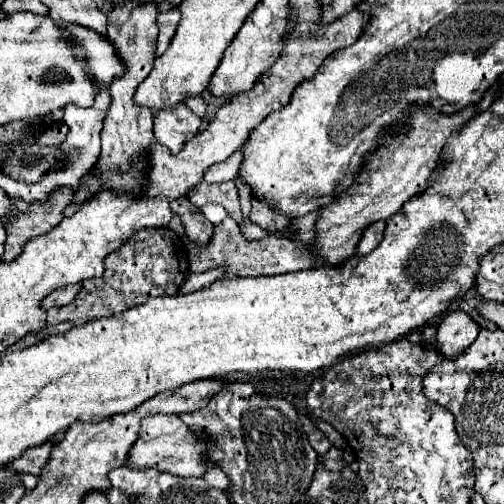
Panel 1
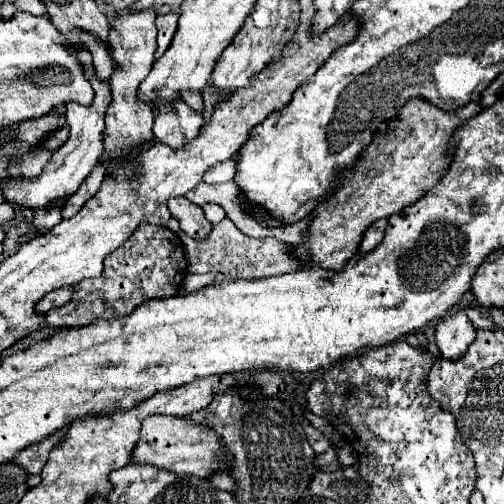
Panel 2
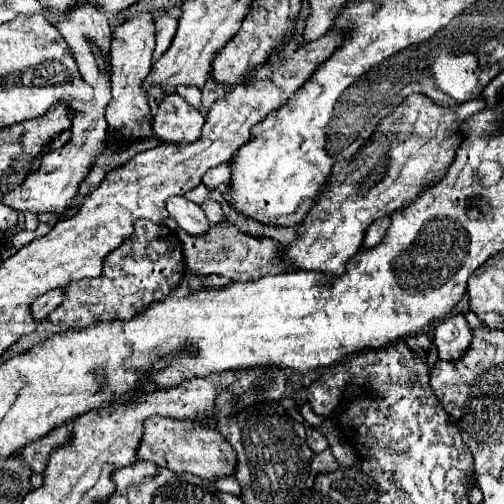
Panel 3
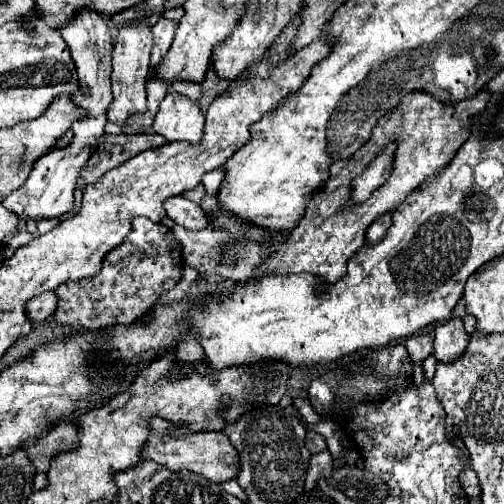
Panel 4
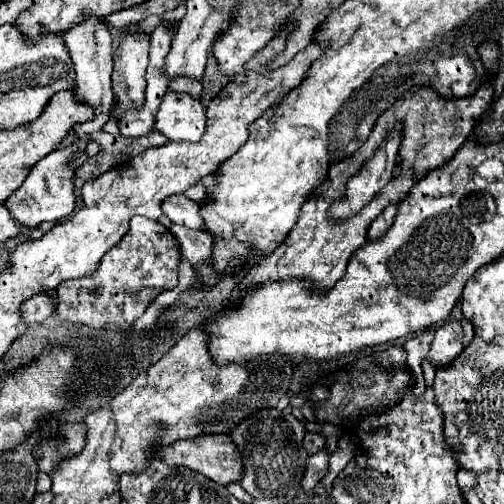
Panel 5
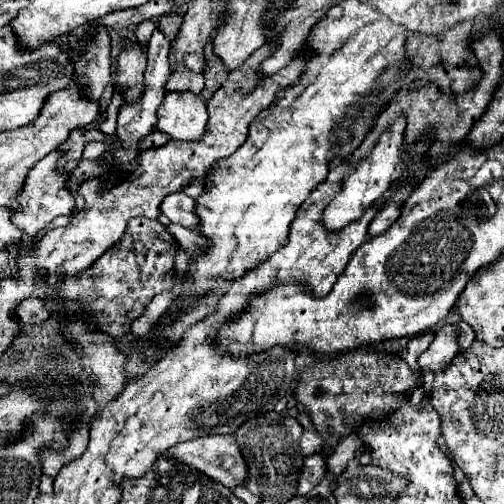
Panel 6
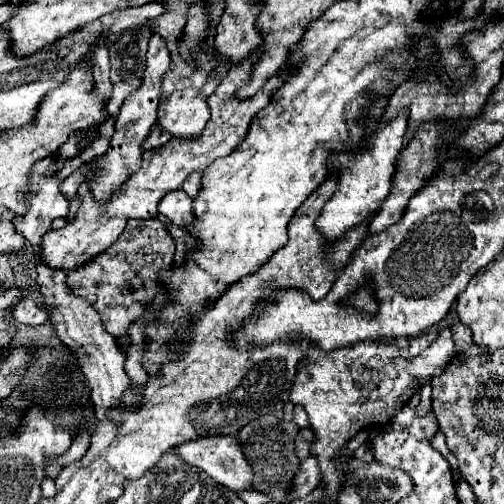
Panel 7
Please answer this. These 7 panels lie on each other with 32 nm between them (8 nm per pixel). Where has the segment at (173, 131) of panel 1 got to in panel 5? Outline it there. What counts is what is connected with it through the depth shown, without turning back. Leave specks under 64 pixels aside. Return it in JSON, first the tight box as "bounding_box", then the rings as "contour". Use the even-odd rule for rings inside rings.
{"bounding_box":[156,92,206,142],"contour":[[[166,92],[156,114],[156,130],[168,140],[198,142],[206,128],[206,110],[200,98]]]}

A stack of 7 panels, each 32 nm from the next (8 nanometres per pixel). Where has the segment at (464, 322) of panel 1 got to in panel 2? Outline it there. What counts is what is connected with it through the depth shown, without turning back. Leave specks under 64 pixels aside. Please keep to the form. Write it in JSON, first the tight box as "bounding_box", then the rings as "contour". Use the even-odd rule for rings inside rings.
{"bounding_box":[436,312,476,360],"contour":[[[456,312],[454,316],[440,320],[436,326],[436,346],[440,356],[446,360],[458,360],[472,344],[476,328],[468,322],[464,312]]]}

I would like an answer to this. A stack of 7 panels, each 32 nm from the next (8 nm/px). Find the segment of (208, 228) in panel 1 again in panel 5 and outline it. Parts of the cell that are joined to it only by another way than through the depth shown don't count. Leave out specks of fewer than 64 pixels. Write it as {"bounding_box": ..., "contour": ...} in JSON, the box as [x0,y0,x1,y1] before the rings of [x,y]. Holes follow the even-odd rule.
{"bounding_box":[162,194,202,230],"contour":[[[172,194],[164,200],[162,212],[170,218],[174,224],[182,224],[192,230],[202,228],[202,216],[200,216],[200,206],[198,202],[186,198],[184,194]]]}

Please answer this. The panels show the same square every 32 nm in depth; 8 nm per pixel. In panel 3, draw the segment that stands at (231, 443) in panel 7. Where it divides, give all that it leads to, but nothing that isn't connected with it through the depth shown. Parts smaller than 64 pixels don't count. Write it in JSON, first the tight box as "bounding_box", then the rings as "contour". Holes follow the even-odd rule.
{"bounding_box":[138,416,236,480],"contour":[[[162,416],[148,418],[144,440],[138,452],[140,460],[150,460],[176,474],[192,472],[206,480],[218,480],[232,476],[236,470],[236,452],[228,440],[214,428],[192,428],[192,424],[176,424],[176,420],[164,420]]]}

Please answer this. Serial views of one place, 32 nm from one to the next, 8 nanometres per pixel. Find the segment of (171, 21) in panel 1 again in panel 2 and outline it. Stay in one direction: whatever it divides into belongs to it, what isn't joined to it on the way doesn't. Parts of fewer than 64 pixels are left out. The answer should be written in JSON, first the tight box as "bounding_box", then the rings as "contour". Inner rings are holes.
{"bounding_box":[154,14,178,58],"contour":[[[164,14],[164,16],[156,18],[156,28],[158,28],[158,48],[154,52],[156,58],[160,58],[166,52],[168,44],[172,42],[172,36],[176,32],[176,24],[178,24],[176,14]]]}

